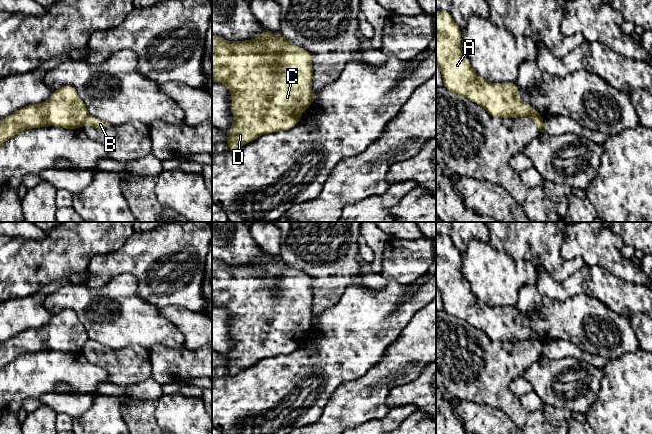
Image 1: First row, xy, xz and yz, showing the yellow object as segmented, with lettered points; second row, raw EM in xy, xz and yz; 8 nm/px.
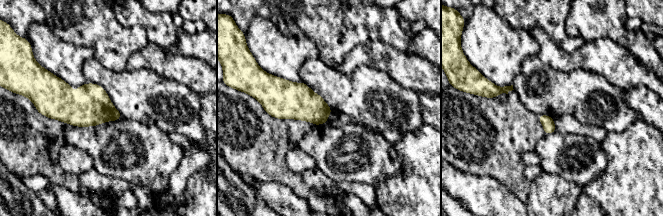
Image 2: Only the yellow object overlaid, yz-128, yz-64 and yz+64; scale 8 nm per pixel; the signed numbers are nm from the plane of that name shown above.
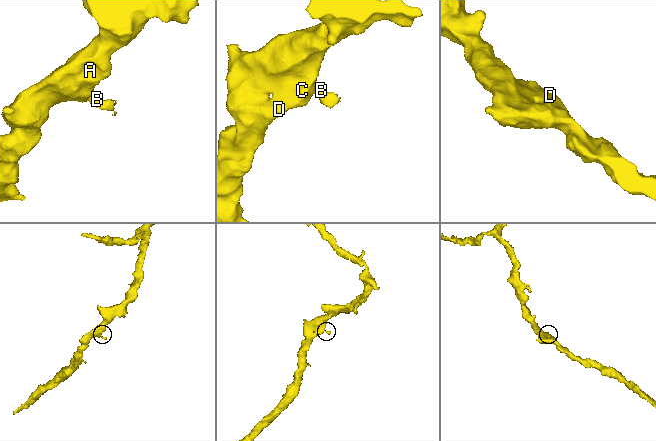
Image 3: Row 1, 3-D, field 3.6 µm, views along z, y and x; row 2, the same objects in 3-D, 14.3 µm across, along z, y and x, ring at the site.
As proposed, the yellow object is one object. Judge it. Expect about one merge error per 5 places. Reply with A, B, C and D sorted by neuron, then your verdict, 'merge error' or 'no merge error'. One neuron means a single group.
A C D / B; merge error

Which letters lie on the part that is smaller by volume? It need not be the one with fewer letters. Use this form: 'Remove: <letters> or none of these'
Remove: B

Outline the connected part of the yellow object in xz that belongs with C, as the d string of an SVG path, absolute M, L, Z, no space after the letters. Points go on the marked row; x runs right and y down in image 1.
M265 29L259 39L240 42L212 35L212 80L222 82L230 90L231 110L235 117L234 124L225 130L227 149L236 150L261 135L286 131L299 124L303 111L312 103L312 59L312 53L291 44L282 34L271 35Z

